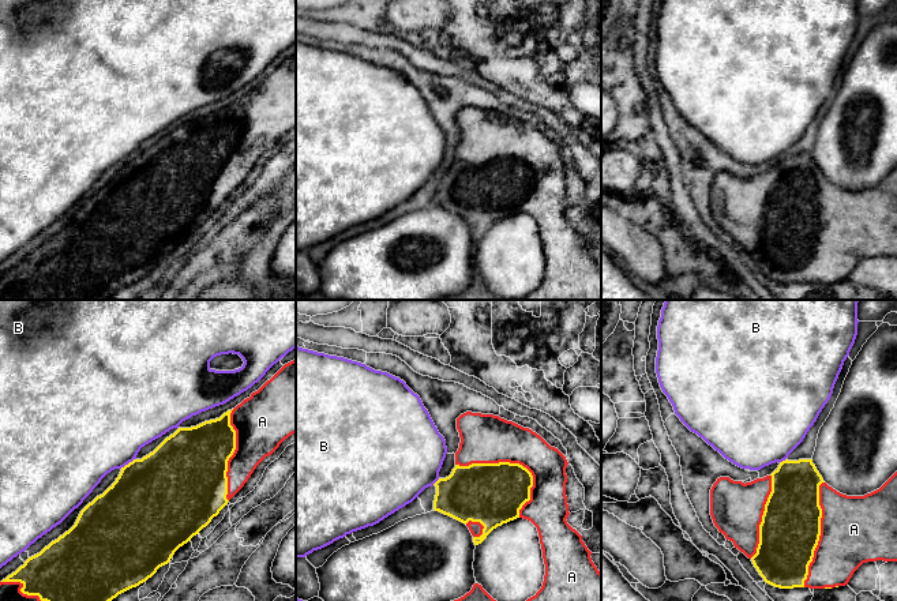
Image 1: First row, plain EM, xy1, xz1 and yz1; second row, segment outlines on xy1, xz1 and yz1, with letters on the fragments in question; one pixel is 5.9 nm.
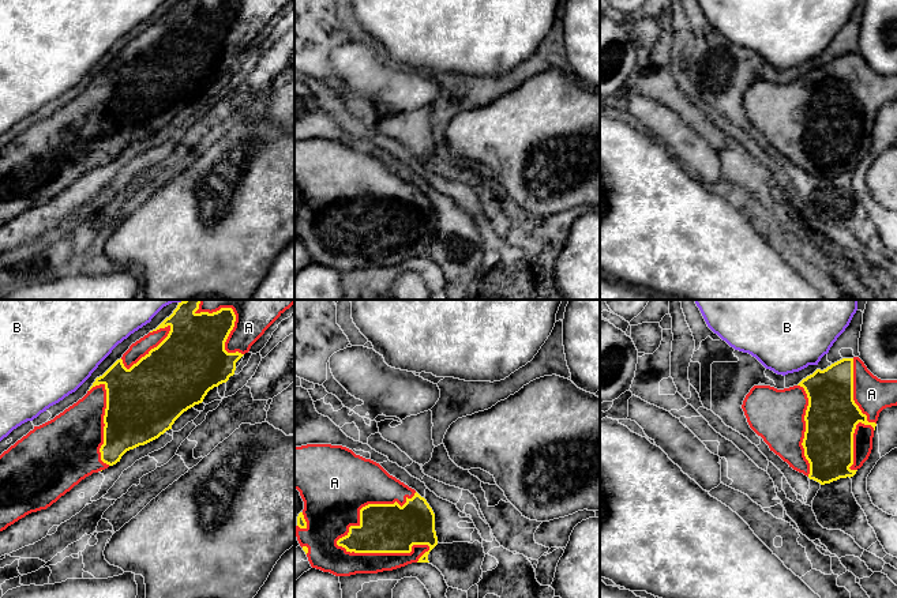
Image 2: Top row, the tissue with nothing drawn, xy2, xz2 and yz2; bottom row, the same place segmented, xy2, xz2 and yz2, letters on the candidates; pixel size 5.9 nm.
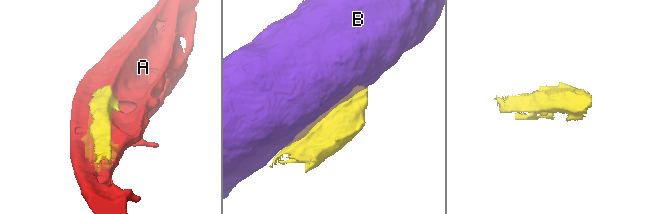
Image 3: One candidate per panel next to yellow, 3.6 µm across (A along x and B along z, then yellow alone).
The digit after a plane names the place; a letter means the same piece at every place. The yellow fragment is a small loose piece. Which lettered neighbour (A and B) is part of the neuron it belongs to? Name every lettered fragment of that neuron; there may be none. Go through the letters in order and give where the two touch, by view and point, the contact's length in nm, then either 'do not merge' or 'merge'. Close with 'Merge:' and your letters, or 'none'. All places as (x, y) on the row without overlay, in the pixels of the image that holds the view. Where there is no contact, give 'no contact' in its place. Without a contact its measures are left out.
A: xz2 (368, 199) | 550 nm | merge
B: xy1 (128, 158) | 110 nm | do not merge
Merge: A

